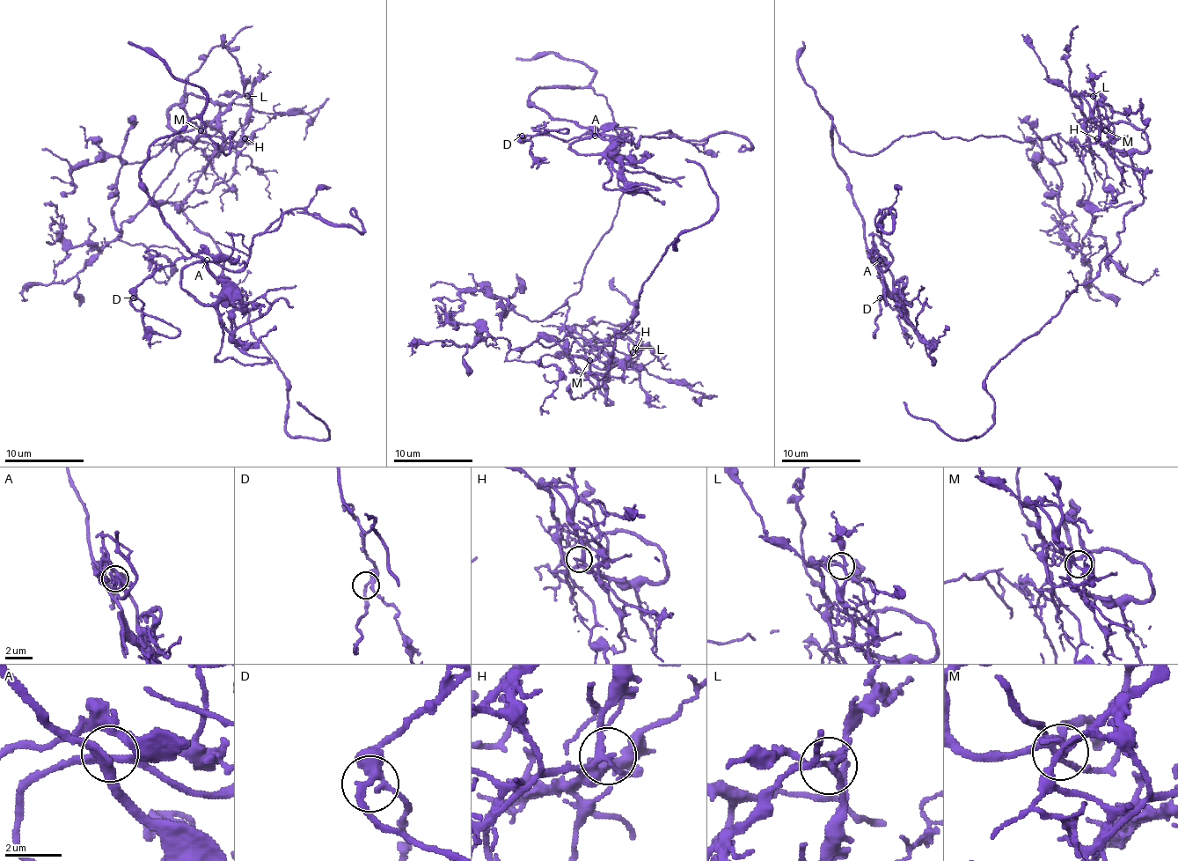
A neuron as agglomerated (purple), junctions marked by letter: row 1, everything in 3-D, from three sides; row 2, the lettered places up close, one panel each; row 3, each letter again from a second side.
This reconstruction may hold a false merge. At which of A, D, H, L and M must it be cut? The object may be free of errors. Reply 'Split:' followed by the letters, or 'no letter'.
Split: L

